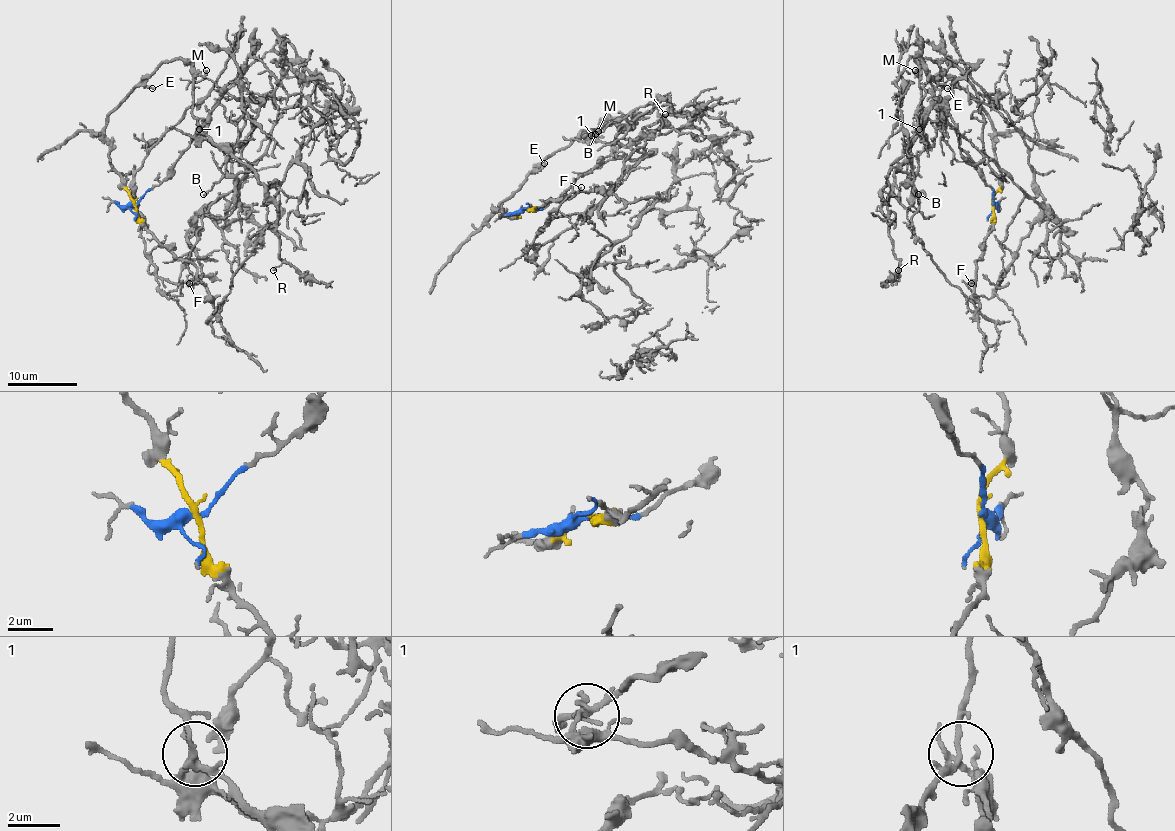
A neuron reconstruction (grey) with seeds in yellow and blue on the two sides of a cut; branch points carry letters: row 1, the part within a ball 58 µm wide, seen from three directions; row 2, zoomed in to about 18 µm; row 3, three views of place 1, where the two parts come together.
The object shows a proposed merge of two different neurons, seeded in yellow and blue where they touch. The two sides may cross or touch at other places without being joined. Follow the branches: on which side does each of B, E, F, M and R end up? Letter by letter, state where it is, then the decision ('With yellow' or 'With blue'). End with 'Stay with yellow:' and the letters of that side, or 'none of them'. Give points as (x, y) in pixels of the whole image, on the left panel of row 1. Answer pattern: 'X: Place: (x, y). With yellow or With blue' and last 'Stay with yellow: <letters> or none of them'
B: Place: (203, 194). With blue
E: Place: (152, 88). With yellow
F: Place: (189, 283). With yellow
M: Place: (206, 70). With yellow
R: Place: (273, 270). With yellow
Stay with yellow: E, F, M, R

